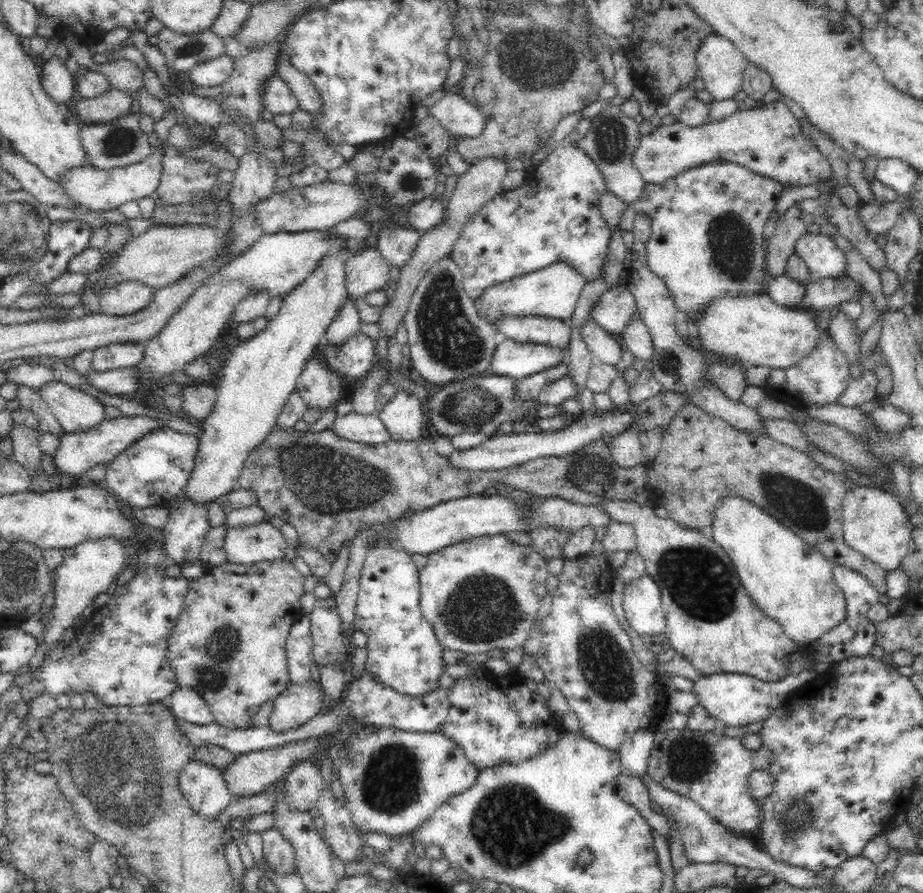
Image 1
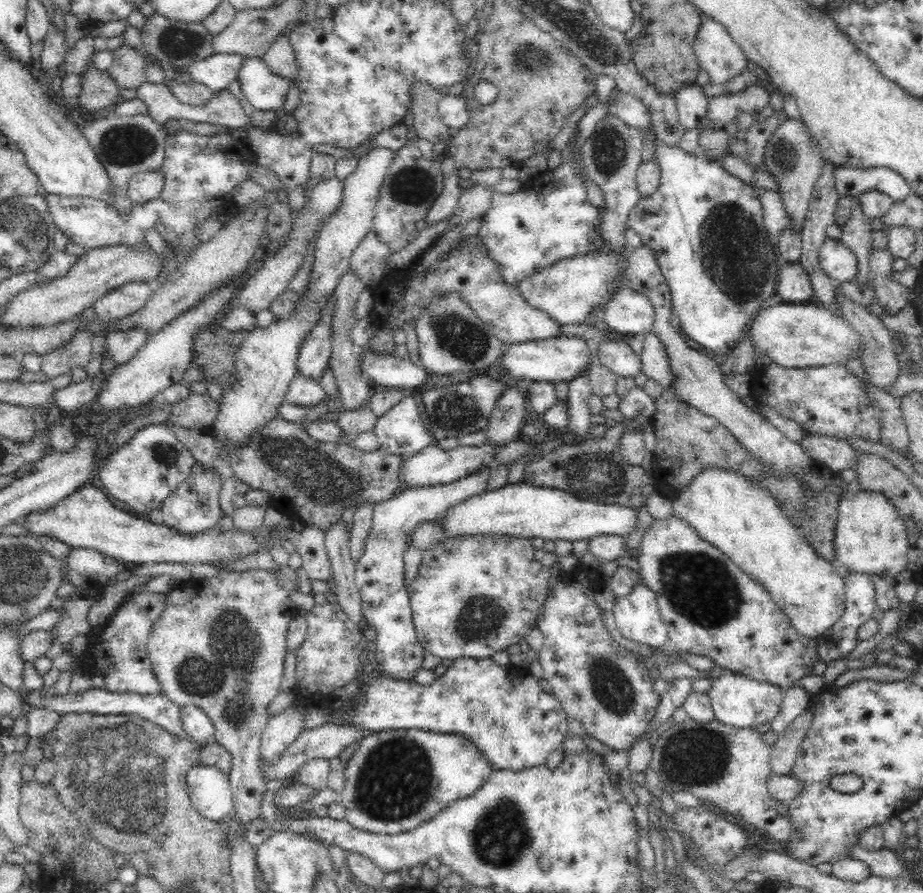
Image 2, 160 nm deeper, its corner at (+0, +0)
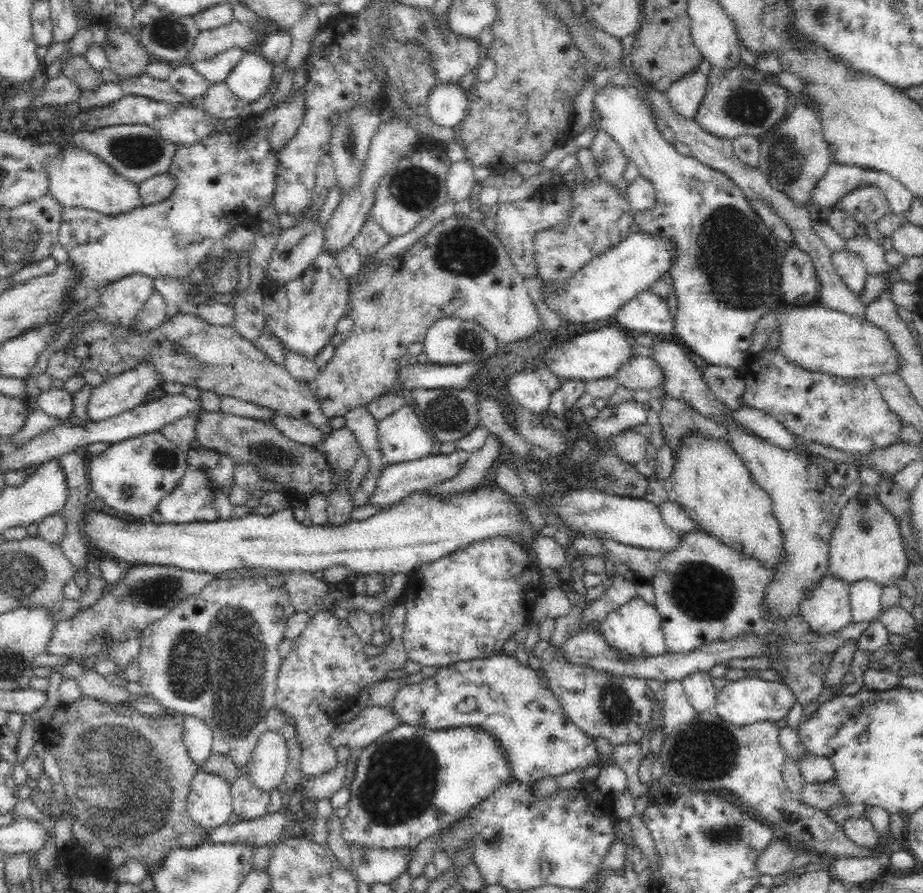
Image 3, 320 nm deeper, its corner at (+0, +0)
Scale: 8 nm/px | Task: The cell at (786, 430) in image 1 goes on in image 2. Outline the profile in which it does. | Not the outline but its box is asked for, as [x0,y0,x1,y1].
[801,434,860,471]

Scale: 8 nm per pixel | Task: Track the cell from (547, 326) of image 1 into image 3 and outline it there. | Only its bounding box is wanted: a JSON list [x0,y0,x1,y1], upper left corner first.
[315,212,543,419]

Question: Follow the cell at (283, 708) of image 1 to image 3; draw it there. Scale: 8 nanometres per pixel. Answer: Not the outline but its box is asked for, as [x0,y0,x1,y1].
[248,731,288,793]

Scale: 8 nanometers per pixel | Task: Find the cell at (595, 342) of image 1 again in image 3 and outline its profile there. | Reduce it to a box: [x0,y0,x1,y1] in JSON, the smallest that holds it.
[615,356,665,390]

